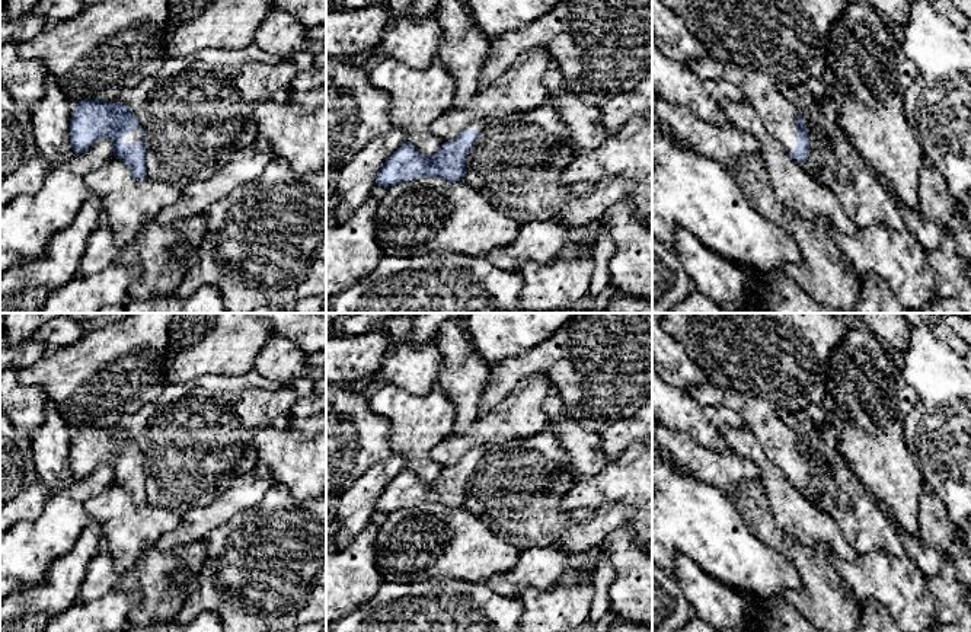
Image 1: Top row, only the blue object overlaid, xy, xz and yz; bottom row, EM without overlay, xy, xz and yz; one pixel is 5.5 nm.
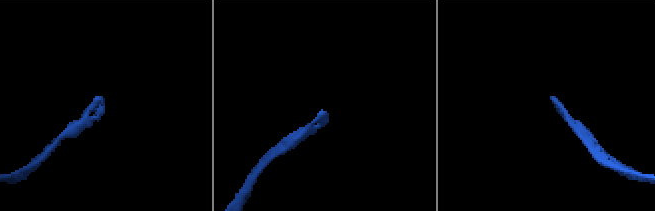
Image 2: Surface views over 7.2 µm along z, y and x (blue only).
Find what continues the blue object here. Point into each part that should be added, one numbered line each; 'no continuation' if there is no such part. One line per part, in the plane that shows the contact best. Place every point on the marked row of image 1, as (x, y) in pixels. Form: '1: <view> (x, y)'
1: xy (136, 136)

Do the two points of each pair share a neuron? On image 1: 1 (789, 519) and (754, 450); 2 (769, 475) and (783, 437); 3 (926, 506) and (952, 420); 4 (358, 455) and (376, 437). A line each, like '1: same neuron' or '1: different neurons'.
1: same neuron
2: different neurons
3: different neurons
4: same neuron

